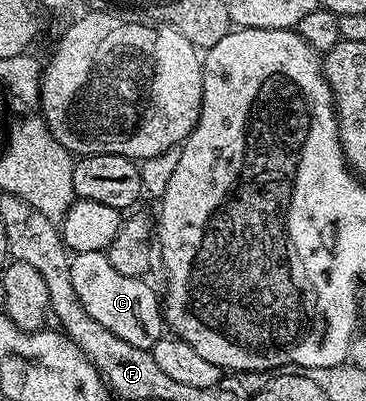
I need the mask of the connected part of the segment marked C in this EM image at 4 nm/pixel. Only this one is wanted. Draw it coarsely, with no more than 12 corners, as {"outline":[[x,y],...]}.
{"outline":[[106,253],[75,255],[85,313],[129,345],[164,338],[160,296]]}

